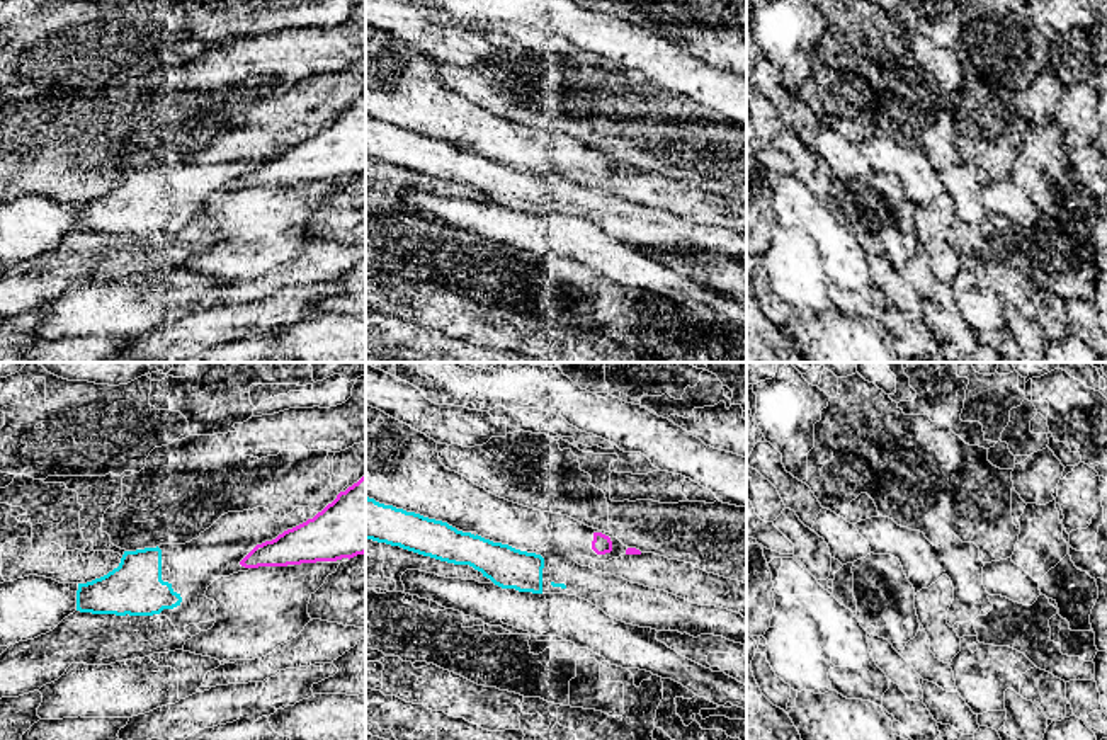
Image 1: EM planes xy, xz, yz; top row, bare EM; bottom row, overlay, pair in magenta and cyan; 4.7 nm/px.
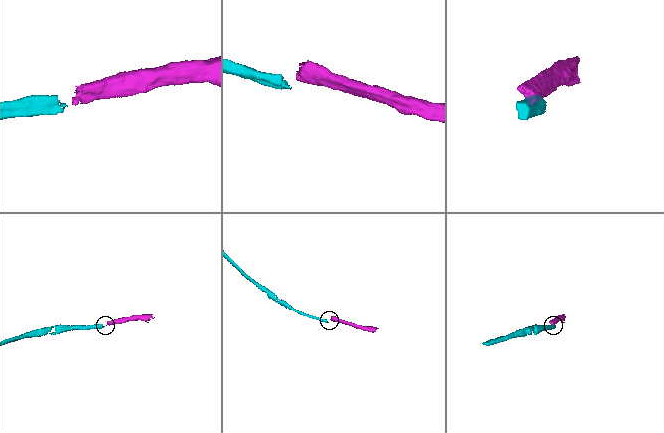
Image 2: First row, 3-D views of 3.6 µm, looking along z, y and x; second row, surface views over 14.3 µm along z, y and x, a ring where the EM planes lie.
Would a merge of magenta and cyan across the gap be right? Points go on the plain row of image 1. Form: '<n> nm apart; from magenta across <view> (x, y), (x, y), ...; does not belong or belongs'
220 nm apart; from magenta across xz (596, 170), (563, 203); does not belong

